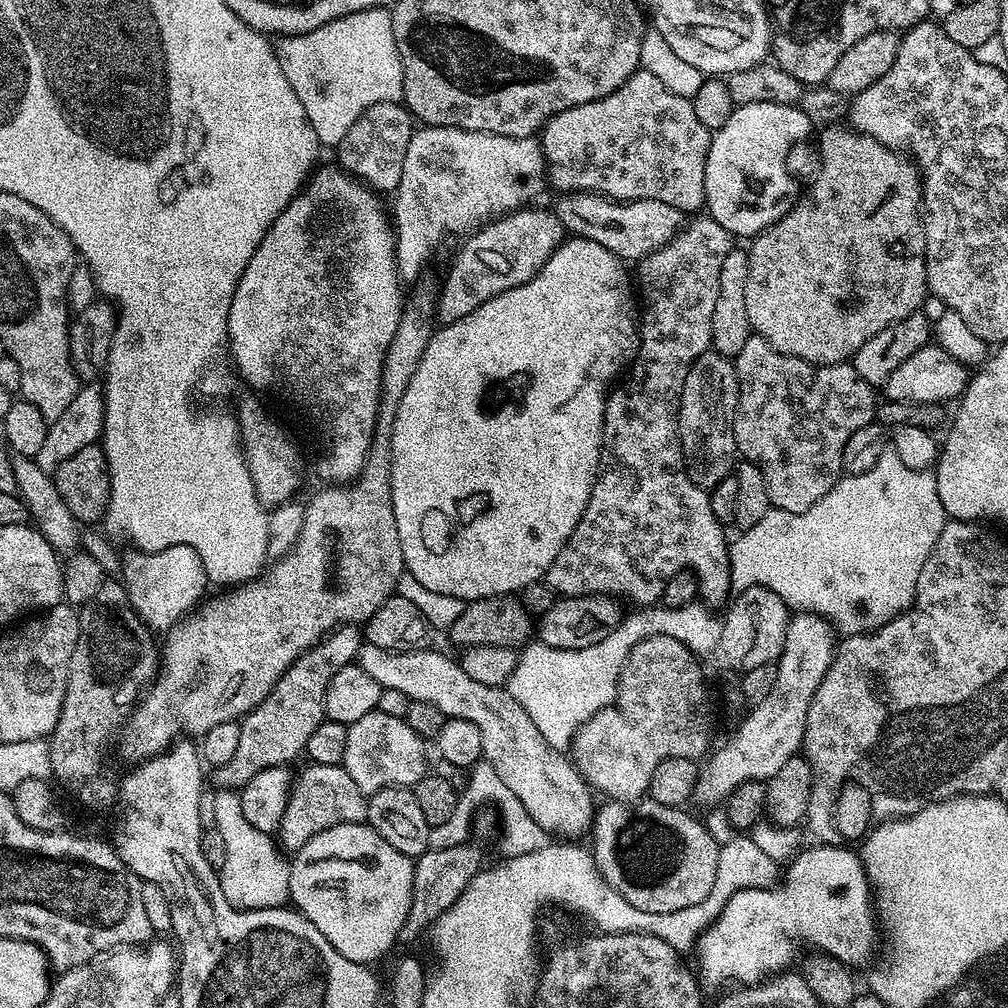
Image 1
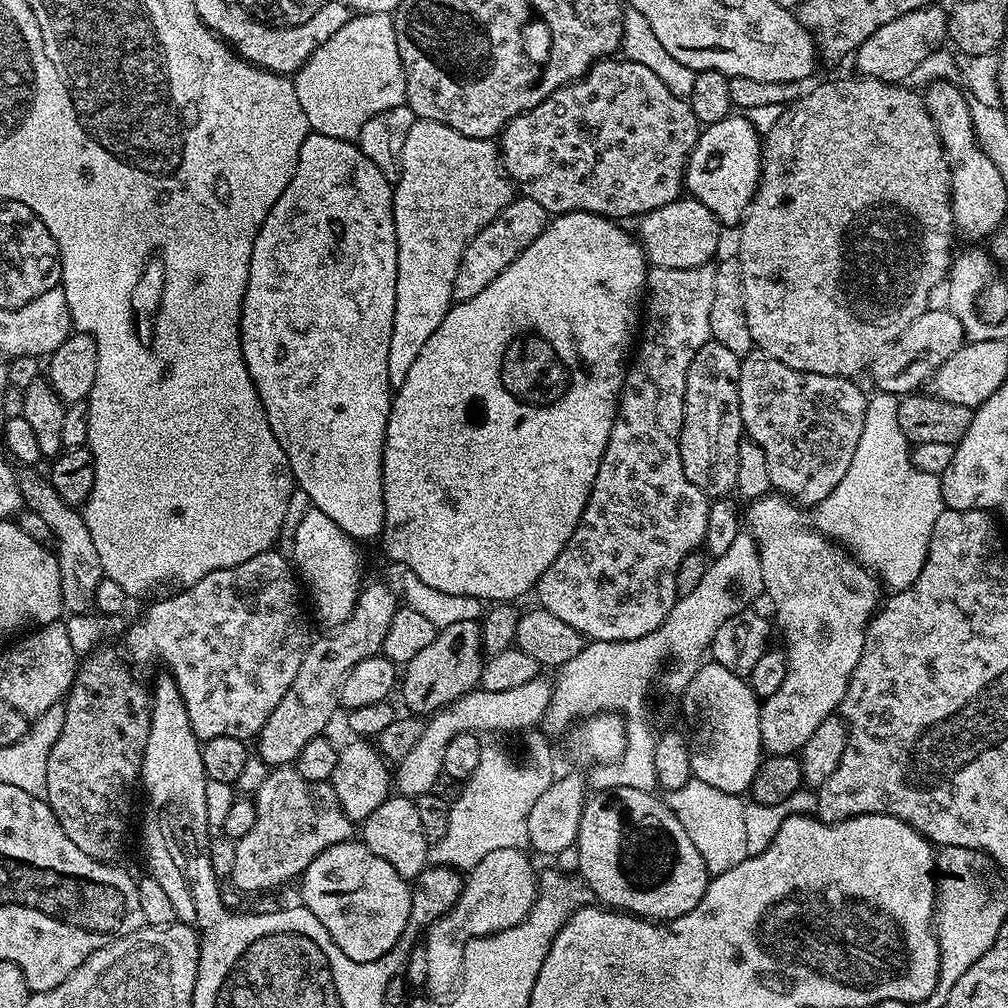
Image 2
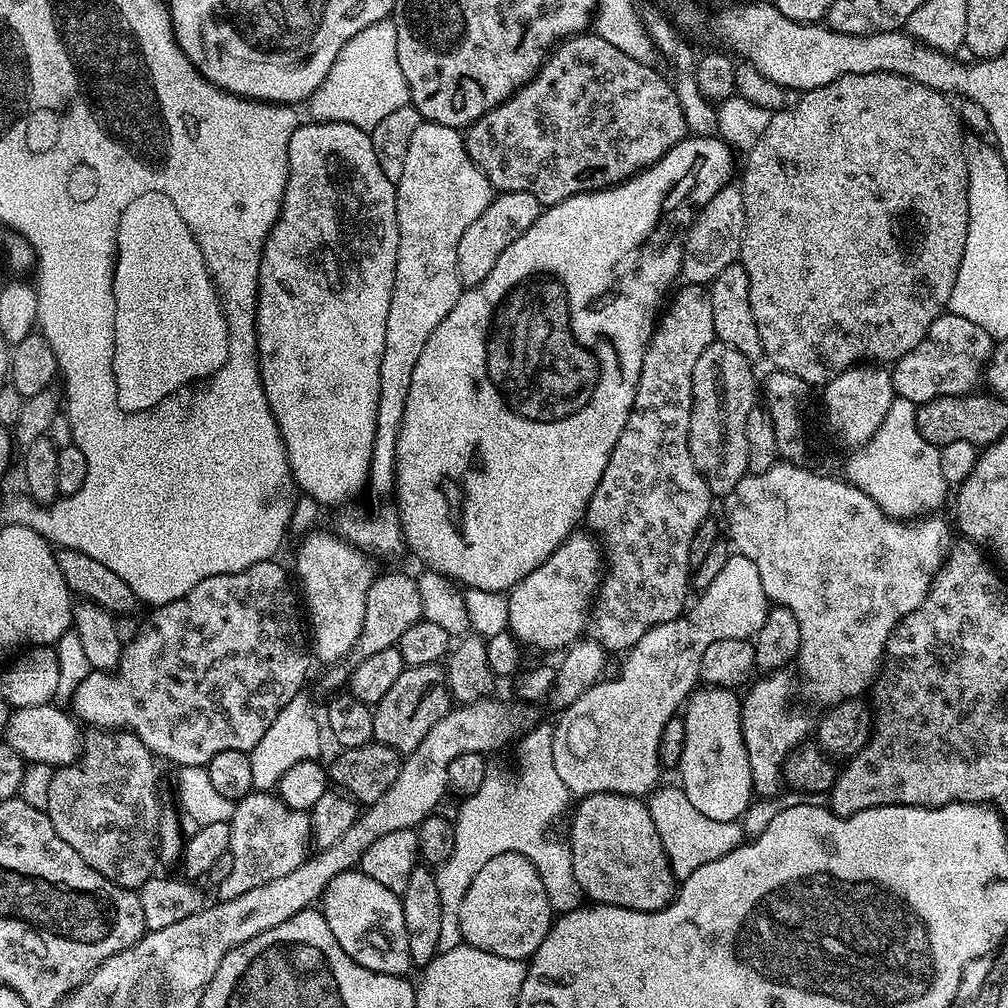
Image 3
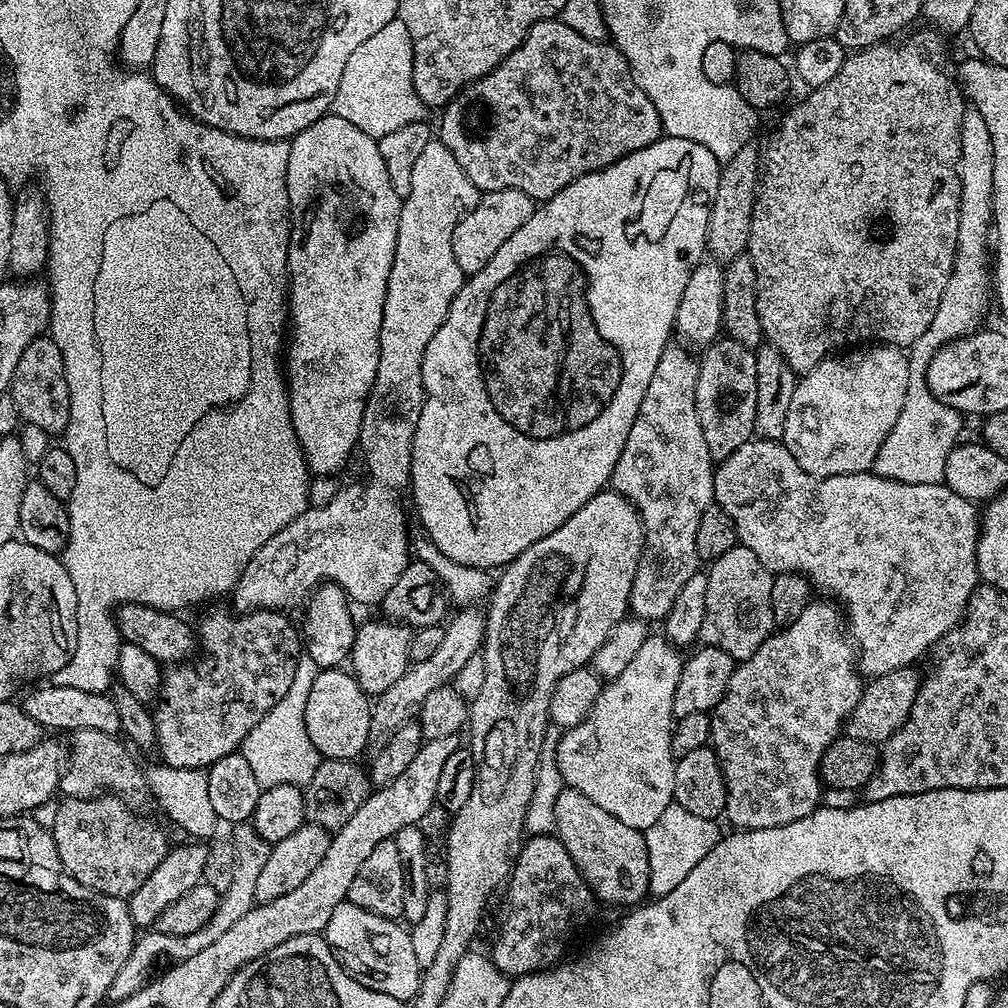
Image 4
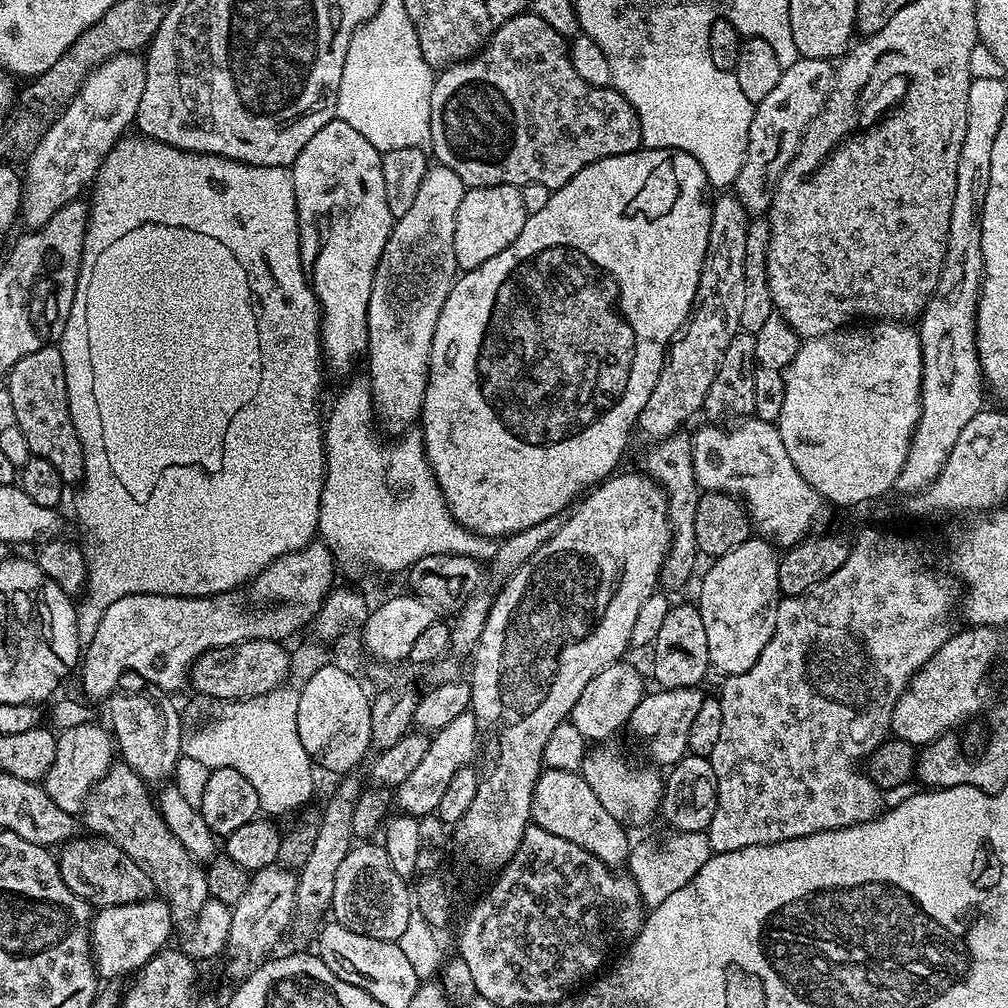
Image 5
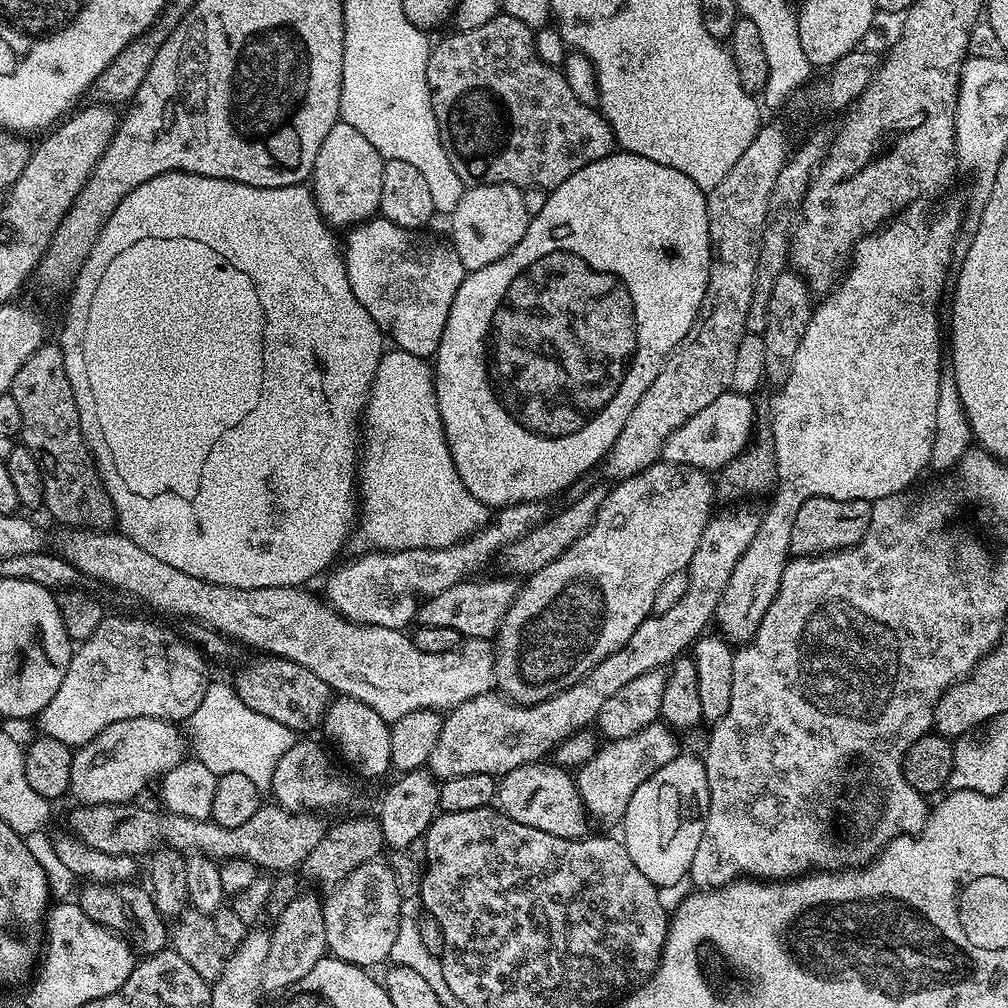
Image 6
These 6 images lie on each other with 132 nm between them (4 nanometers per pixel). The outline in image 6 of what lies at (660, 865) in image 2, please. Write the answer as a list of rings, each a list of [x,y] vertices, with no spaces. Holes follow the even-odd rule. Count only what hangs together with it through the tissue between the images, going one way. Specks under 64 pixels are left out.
[[[555,763],[523,764],[518,770],[510,770],[499,777],[496,800],[499,811],[514,818],[514,822],[522,822],[522,826],[534,826],[534,830],[546,830],[546,834],[571,840],[583,840],[589,835],[590,817],[576,789],[573,773]]]

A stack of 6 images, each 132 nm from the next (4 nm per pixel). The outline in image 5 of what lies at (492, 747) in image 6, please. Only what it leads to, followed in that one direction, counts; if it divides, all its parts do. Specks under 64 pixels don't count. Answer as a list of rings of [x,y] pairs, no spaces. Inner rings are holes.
[[[472,711],[458,714],[458,718],[453,718],[449,724],[442,726],[429,739],[426,755],[422,757],[422,762],[418,762],[418,767],[402,782],[394,792],[394,804],[405,816],[430,816],[435,813],[438,802],[442,802],[442,793],[446,791],[446,785],[454,779],[454,774],[458,770],[469,767],[473,763],[472,759],[478,756],[478,729],[476,726],[476,715]]]

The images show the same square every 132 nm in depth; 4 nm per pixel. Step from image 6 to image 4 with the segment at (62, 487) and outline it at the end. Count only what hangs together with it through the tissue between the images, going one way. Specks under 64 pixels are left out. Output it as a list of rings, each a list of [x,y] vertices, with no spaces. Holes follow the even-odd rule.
[[[42,334],[26,350],[22,350],[22,358],[18,358],[18,366],[14,366],[10,395],[14,398],[14,406],[18,406],[18,414],[24,424],[33,424],[46,430],[49,437],[59,437],[68,428],[70,422],[70,386],[66,382],[66,366],[62,362],[62,350],[52,341],[51,335]]]

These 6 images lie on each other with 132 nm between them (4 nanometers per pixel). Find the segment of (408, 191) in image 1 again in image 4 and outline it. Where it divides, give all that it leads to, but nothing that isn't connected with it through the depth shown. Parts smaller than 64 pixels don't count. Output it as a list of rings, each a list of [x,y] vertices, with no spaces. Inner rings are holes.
[[[432,139],[414,161],[414,174],[410,177],[410,194],[403,197],[398,222],[398,242],[394,250],[394,266],[390,266],[390,282],[386,282],[386,302],[380,335],[378,370],[374,374],[372,393],[368,395],[366,410],[362,414],[359,455],[364,455],[364,468],[369,480],[365,484],[339,487],[330,502],[310,506],[290,526],[282,526],[262,550],[250,558],[244,573],[238,578],[230,593],[231,607],[237,613],[254,612],[258,608],[289,610],[305,603],[321,584],[336,584],[344,591],[353,605],[383,605],[390,586],[406,570],[410,562],[410,535],[404,508],[400,505],[400,491],[409,487],[412,478],[412,443],[414,430],[418,426],[418,414],[424,405],[424,383],[422,382],[422,358],[430,338],[438,334],[438,326],[446,318],[452,299],[466,279],[463,270],[454,262],[454,226],[479,202],[482,193],[474,187],[470,178],[458,166],[458,161],[439,139]]]

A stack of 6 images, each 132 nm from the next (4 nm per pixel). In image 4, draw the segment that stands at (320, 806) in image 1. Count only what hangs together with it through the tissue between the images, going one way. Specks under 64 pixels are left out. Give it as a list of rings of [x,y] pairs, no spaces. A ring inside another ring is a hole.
[[[237,823],[233,830],[233,834],[230,834],[234,846],[233,880],[230,881],[229,889],[221,895],[213,917],[202,930],[196,930],[194,934],[185,936],[171,936],[155,930],[145,931],[130,950],[130,958],[126,958],[126,962],[122,962],[122,970],[118,970],[118,974],[114,974],[114,982],[110,982],[110,990],[107,995],[109,1001],[115,1002],[130,998],[149,983],[150,977],[153,975],[152,963],[155,960],[168,959],[168,962],[179,962],[186,958],[194,958],[194,954],[206,950],[211,943],[218,942],[230,930],[230,927],[238,922],[238,919],[255,907],[258,875],[261,874],[266,864],[271,845],[254,831],[251,823]]]

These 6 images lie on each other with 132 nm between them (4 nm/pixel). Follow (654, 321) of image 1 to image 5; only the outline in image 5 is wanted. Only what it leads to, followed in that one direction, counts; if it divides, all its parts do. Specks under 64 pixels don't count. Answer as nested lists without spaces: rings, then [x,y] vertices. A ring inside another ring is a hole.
[[[681,430],[657,439],[653,444],[656,445],[644,456],[643,471],[667,494],[668,517],[672,523],[672,544],[668,547],[668,553],[664,555],[659,587],[664,590],[684,588],[692,576],[692,571],[696,568],[696,560],[698,561],[694,538],[694,510],[698,510],[698,502],[702,495],[702,489],[696,483],[694,474],[692,441],[687,431]]]

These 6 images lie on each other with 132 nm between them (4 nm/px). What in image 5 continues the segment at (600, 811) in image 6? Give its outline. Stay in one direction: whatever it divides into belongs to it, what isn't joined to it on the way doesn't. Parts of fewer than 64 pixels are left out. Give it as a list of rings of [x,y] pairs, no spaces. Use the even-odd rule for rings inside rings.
[[[699,687],[660,688],[655,691],[649,691],[642,698],[642,702],[638,702],[627,727],[632,728],[633,734],[648,747],[648,756],[653,760],[653,765],[675,766],[678,761],[689,755],[690,726],[694,722],[694,714],[698,714],[706,696],[705,693],[700,693]]]

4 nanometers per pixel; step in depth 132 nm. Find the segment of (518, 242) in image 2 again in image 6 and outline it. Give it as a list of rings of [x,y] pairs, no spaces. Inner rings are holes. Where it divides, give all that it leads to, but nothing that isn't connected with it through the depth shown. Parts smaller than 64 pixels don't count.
[[[473,184],[465,187],[458,198],[458,206],[450,213],[452,220],[452,236],[450,243],[458,252],[462,266],[467,273],[482,270],[482,266],[490,266],[490,262],[498,262],[522,238],[528,229],[530,208],[523,191],[515,184]]]

